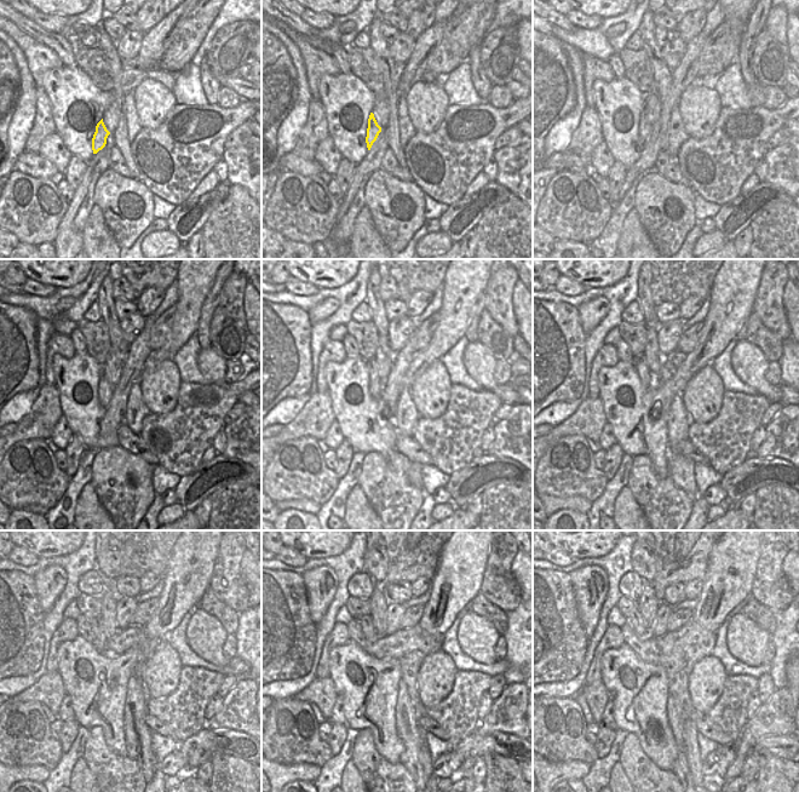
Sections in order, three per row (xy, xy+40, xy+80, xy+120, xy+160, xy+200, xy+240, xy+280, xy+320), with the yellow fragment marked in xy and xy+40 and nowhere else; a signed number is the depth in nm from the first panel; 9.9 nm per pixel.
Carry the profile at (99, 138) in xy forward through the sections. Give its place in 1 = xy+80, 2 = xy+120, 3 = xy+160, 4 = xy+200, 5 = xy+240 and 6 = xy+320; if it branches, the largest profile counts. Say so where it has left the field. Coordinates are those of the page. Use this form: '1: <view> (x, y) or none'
1: xy+80 (645, 128)
2: xy+120 (104, 392)
3: xy+160 (374, 388)
4: xy+200 (641, 365)
5: xy+240 (98, 631)
6: xy+320 (636, 619)

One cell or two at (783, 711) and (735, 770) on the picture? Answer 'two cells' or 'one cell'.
one cell

